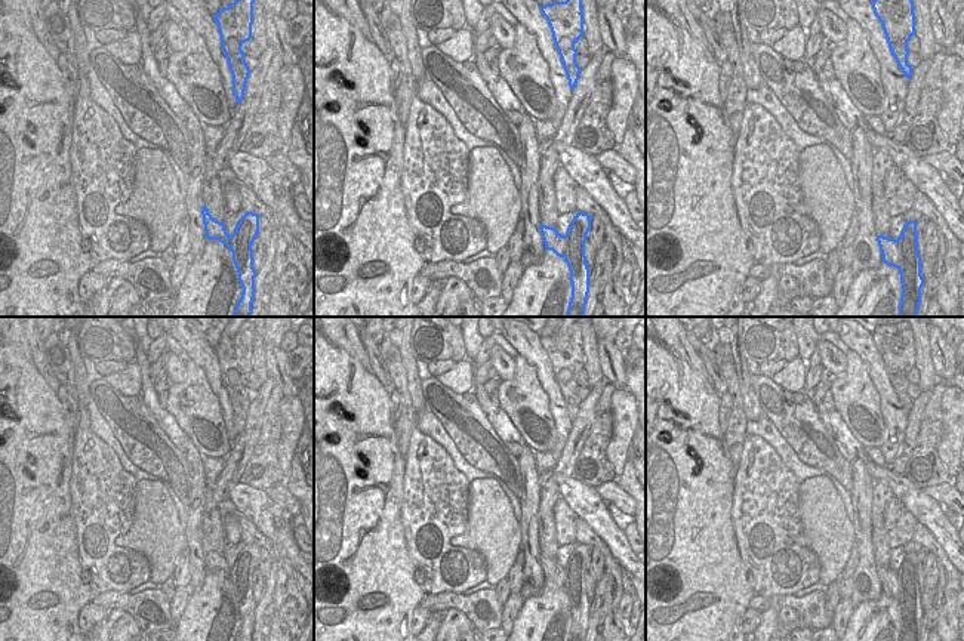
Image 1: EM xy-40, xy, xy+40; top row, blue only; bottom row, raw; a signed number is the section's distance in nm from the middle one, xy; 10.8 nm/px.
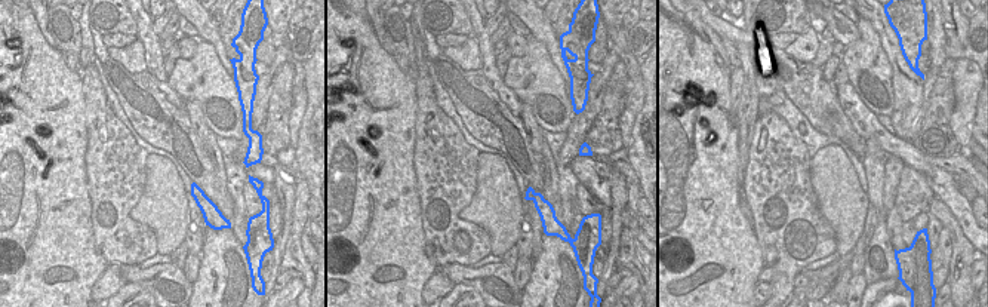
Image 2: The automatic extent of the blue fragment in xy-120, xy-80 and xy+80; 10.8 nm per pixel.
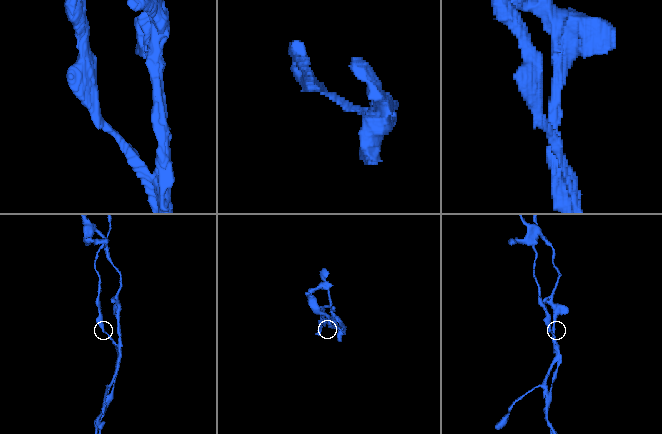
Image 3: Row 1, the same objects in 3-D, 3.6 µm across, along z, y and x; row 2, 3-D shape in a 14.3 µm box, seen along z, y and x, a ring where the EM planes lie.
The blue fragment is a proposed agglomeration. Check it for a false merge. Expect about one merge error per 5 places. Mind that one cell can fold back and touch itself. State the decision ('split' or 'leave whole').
split

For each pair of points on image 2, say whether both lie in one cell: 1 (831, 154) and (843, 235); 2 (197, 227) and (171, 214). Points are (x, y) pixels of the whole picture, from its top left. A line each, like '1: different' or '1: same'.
1: same
2: different

